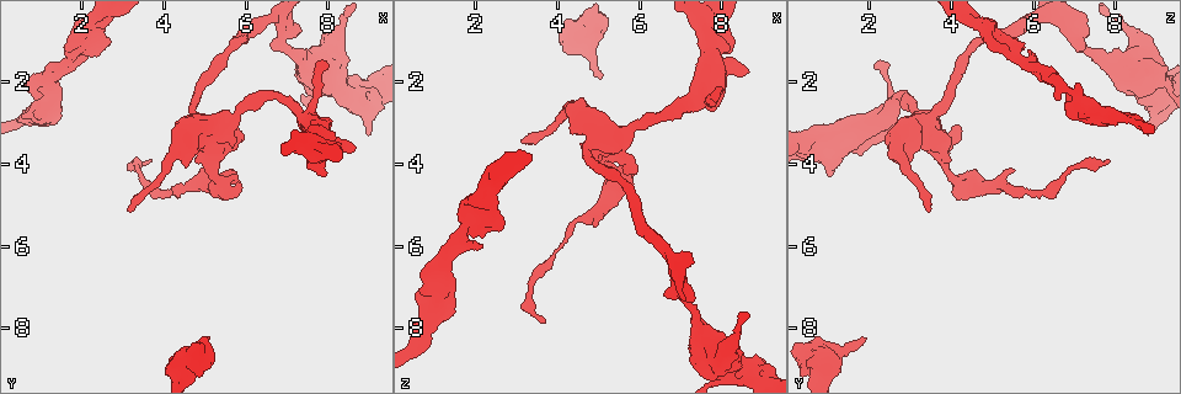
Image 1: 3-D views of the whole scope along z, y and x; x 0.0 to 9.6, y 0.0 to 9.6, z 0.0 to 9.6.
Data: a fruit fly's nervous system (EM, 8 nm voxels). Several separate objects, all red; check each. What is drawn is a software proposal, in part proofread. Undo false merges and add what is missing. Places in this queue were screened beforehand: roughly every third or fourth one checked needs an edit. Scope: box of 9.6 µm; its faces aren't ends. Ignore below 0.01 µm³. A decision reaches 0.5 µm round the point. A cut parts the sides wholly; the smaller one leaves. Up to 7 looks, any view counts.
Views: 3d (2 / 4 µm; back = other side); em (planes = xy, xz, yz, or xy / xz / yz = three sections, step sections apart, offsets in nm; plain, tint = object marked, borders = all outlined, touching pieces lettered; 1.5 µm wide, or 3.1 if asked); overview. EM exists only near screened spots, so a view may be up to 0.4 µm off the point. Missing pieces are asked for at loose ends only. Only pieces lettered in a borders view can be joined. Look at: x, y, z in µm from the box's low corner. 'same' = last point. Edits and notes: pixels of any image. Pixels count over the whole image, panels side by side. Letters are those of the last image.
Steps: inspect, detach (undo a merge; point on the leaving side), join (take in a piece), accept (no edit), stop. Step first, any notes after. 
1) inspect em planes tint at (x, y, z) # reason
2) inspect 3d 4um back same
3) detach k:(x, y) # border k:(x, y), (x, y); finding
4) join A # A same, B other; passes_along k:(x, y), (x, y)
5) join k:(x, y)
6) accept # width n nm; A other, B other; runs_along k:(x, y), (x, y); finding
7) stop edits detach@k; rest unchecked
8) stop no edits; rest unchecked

inspect em planes tint at (0.75, 2.05, 7.10) # thick end

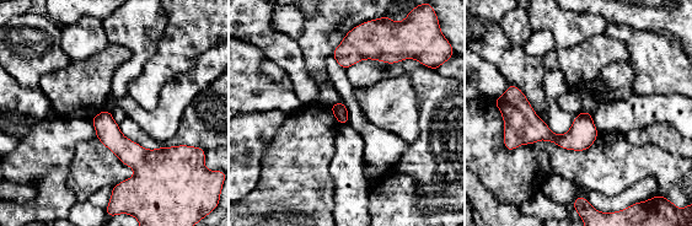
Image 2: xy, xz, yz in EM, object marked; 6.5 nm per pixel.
inspect em planes borders same

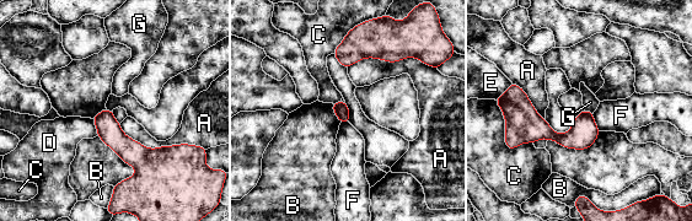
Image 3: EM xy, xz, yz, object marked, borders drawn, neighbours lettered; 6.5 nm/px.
accept # A other, B other, C other, D other, E other, F other, G other; border 3:(584, 108), (593, 113); none of them fits

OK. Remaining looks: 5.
inspect em xz step 8 borders at (3.15, 5.10, 3.45) # branch stops here

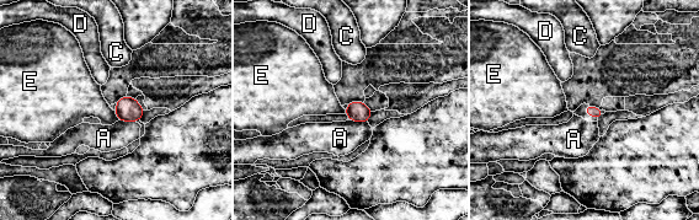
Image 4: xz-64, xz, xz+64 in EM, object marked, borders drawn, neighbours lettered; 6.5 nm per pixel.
join A # A same, C other, D other, E other; the cell continues

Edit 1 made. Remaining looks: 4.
inspect 3d 2um at (5.10, 8.20, 1.80) # an open end

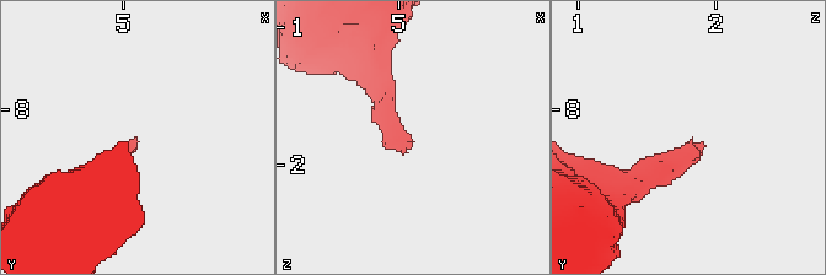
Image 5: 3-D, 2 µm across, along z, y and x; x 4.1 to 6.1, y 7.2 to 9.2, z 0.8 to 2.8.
inspect em planes borders at (5.10, 8.24, 1.86)

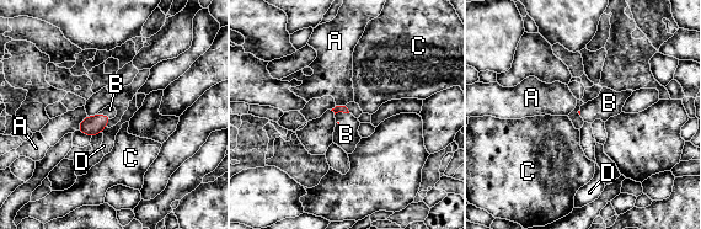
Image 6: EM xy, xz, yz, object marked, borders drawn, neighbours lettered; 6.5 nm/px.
join B # A other, B same, C other, D other; passes_along 6:(91, 126), (103, 115), (110, 110); the cell continues

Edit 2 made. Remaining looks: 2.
stop edits join@4, join@6; rest unchecked

